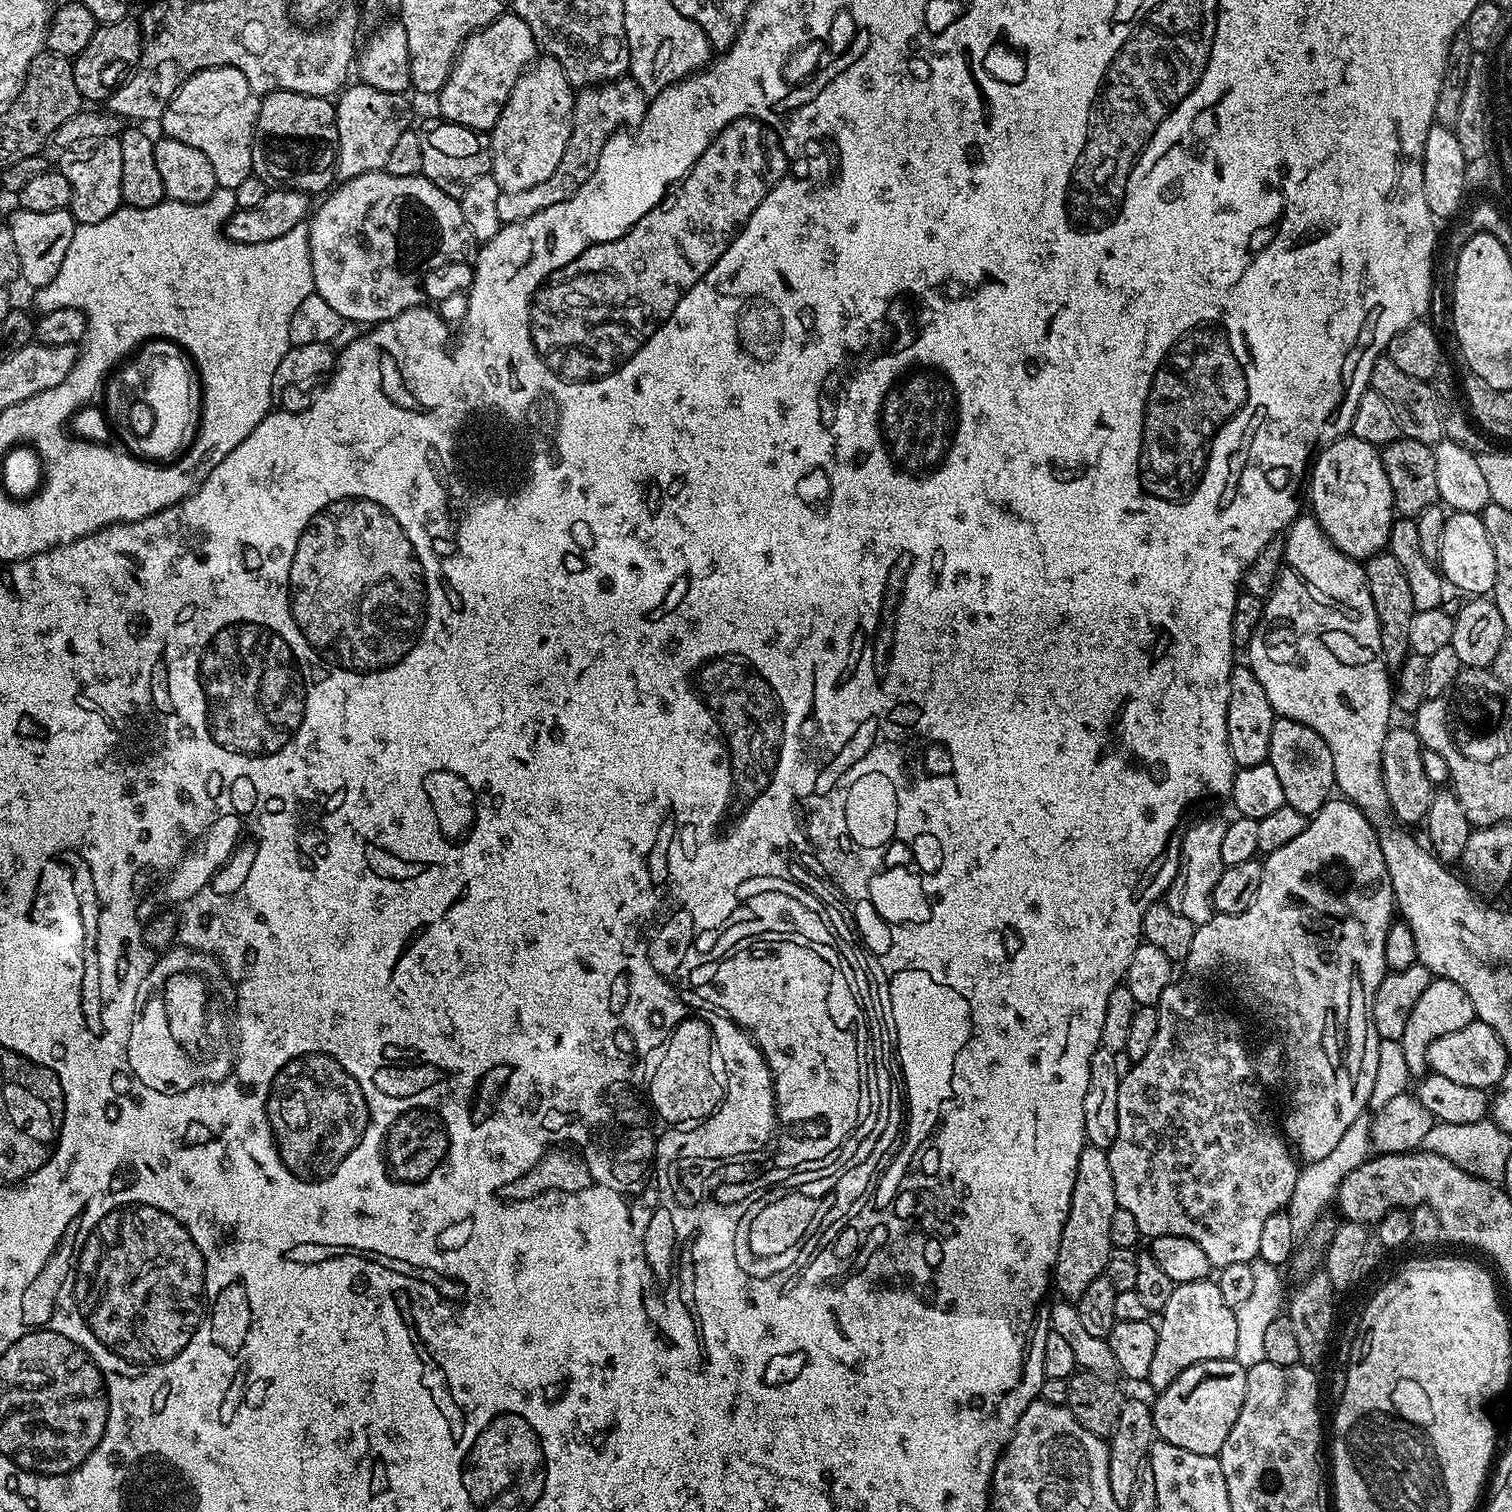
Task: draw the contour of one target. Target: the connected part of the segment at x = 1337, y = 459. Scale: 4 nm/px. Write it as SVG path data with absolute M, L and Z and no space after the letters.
M1351 434L1341 436L1315 457L1310 468L1310 484L1311 480L1311 515L1338 551L1361 562L1385 551L1394 519L1394 505L1390 478L1386 478L1377 445L1362 442Z

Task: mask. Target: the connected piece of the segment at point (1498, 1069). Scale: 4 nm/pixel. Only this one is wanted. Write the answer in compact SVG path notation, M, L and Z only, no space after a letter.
M1477 1019L1471 1024L1462 1026L1462 1030L1454 1030L1454 1034L1438 1038L1428 1051L1428 1068L1435 1075L1450 1078L1450 1082L1458 1082L1458 1086L1495 1089L1508 1067L1510 1067L1510 1054L1505 1050L1498 1034Z

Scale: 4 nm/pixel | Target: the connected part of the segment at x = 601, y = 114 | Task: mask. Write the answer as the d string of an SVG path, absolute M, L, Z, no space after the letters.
M631 78L606 80L603 84L579 89L574 96L572 133L566 142L566 150L562 150L562 162L558 162L554 174L550 174L546 182L538 182L538 186L530 186L530 190L498 194L498 218L501 225L522 222L530 218L530 214L538 214L538 210L546 210L546 206L566 202L566 198L573 196L584 185L586 178L594 174L602 146L606 146L608 139L625 126L634 130L642 122L650 103L649 97L644 95L645 89Z

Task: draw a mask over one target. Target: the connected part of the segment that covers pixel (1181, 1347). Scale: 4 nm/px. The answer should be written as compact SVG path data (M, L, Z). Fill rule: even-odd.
M1209 1278L1198 1282L1186 1282L1177 1284L1170 1294L1170 1302L1166 1302L1164 1311L1159 1313L1158 1327L1156 1329L1156 1345L1154 1346L1154 1358L1150 1361L1150 1374L1147 1387L1153 1388L1153 1393L1159 1394L1182 1374L1190 1366L1198 1362L1210 1362L1211 1360L1231 1360L1234 1349L1238 1347L1238 1322L1236 1313L1222 1298L1222 1290L1215 1279Z

